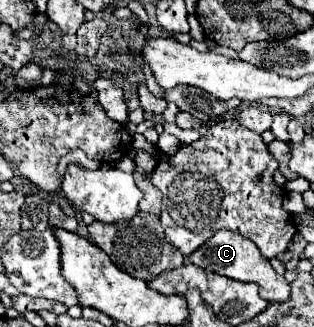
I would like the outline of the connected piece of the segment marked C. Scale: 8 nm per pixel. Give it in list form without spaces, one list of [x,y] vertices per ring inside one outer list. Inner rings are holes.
[[[219,230],[215,232],[205,244],[201,244],[189,258],[191,264],[205,268],[209,272],[239,280],[239,282],[253,282],[259,286],[259,296],[269,300],[269,302],[285,302],[291,294],[291,288],[287,284],[287,280],[283,276],[279,276],[269,260],[259,252],[259,248],[245,236],[237,234],[237,232],[229,232],[229,230]]]

